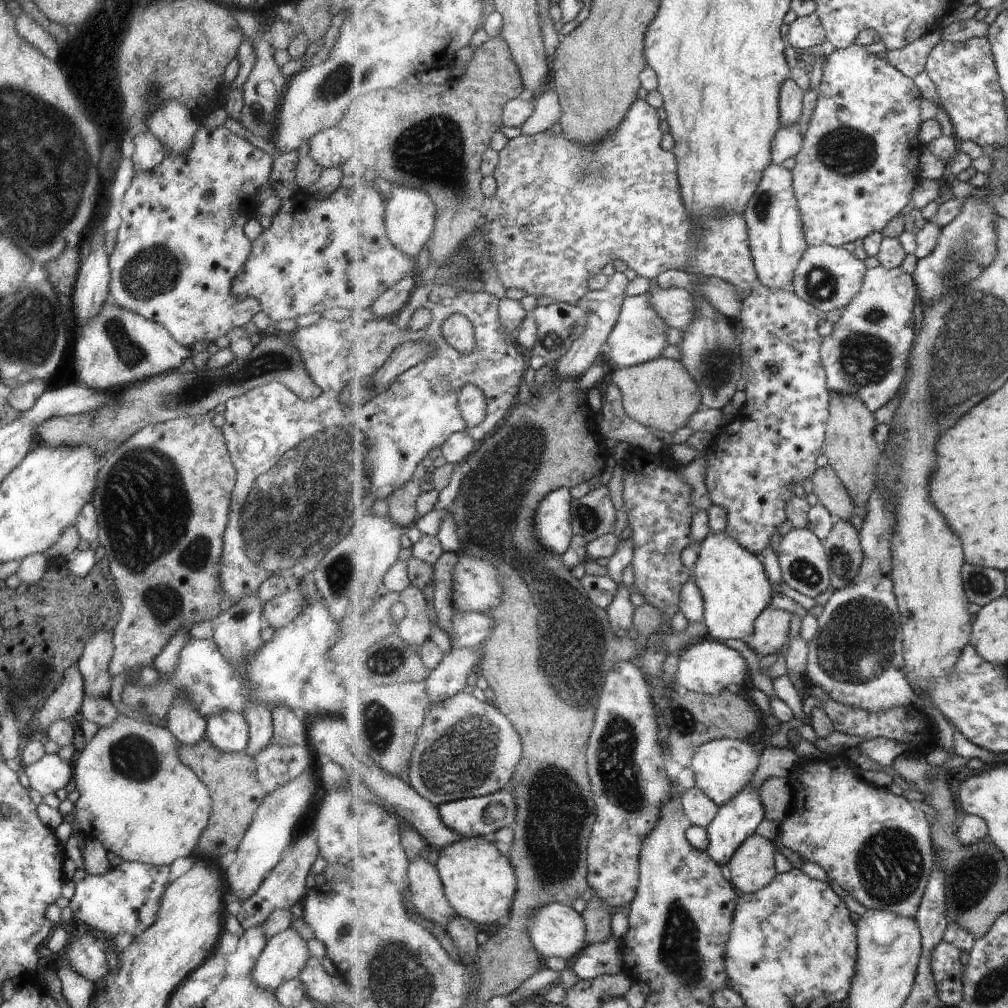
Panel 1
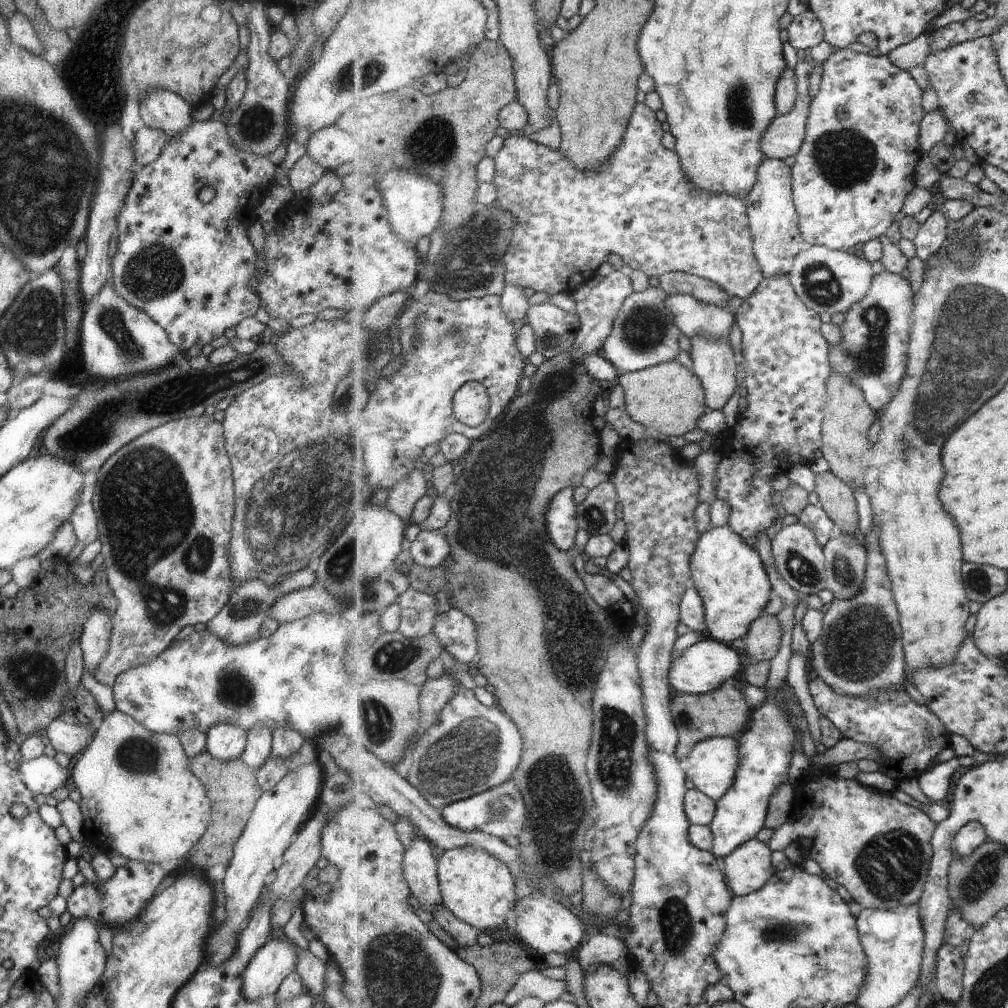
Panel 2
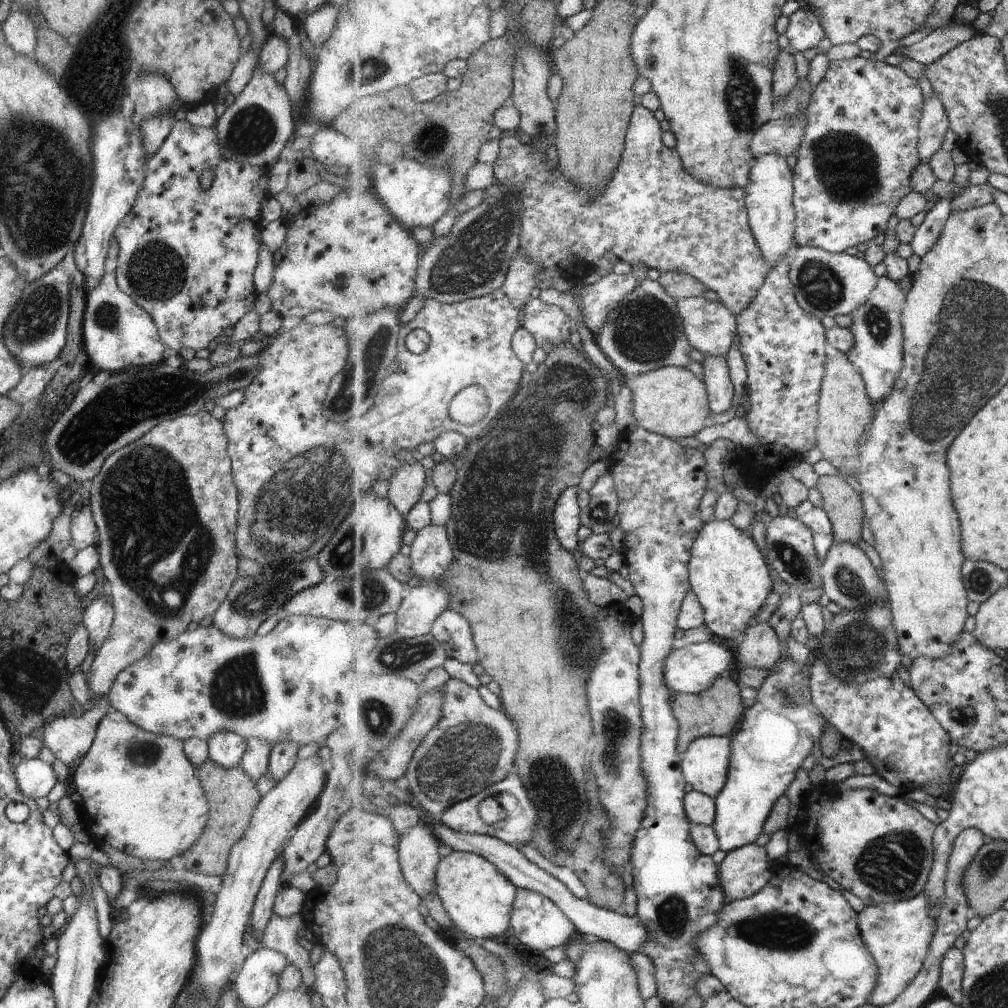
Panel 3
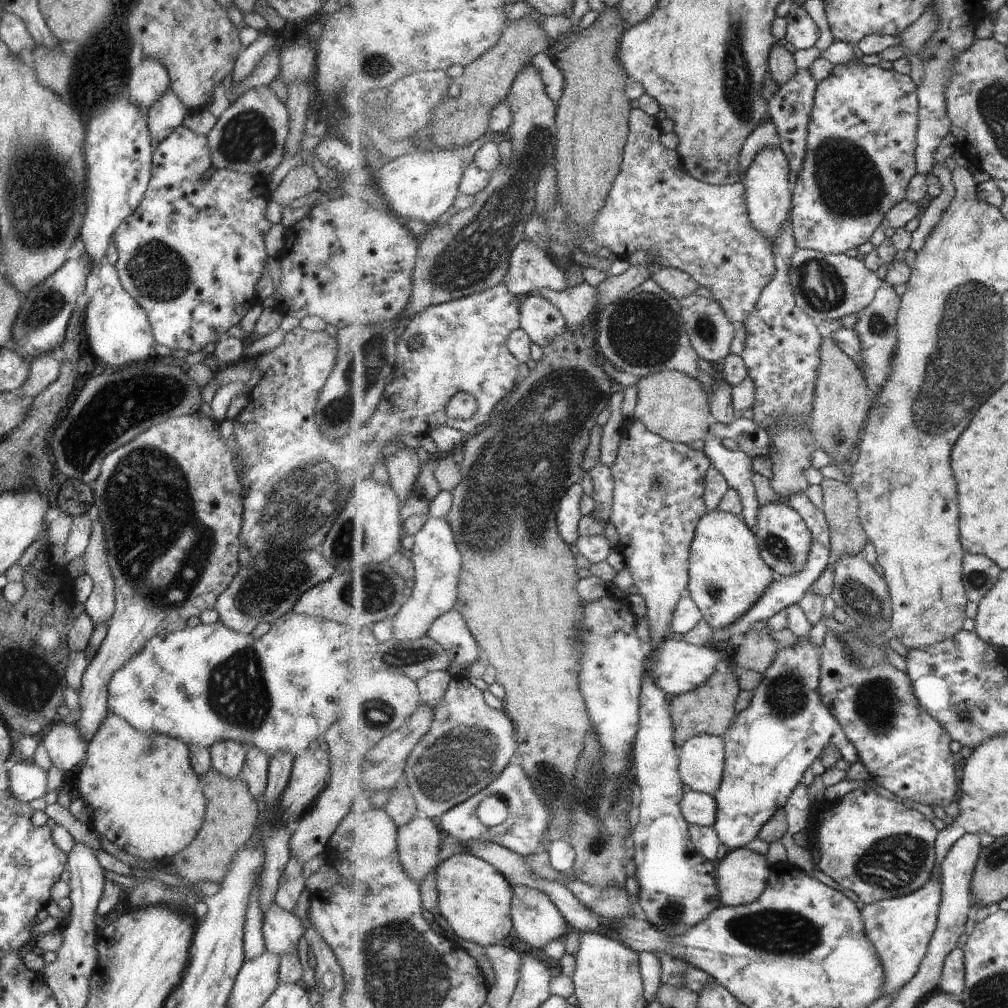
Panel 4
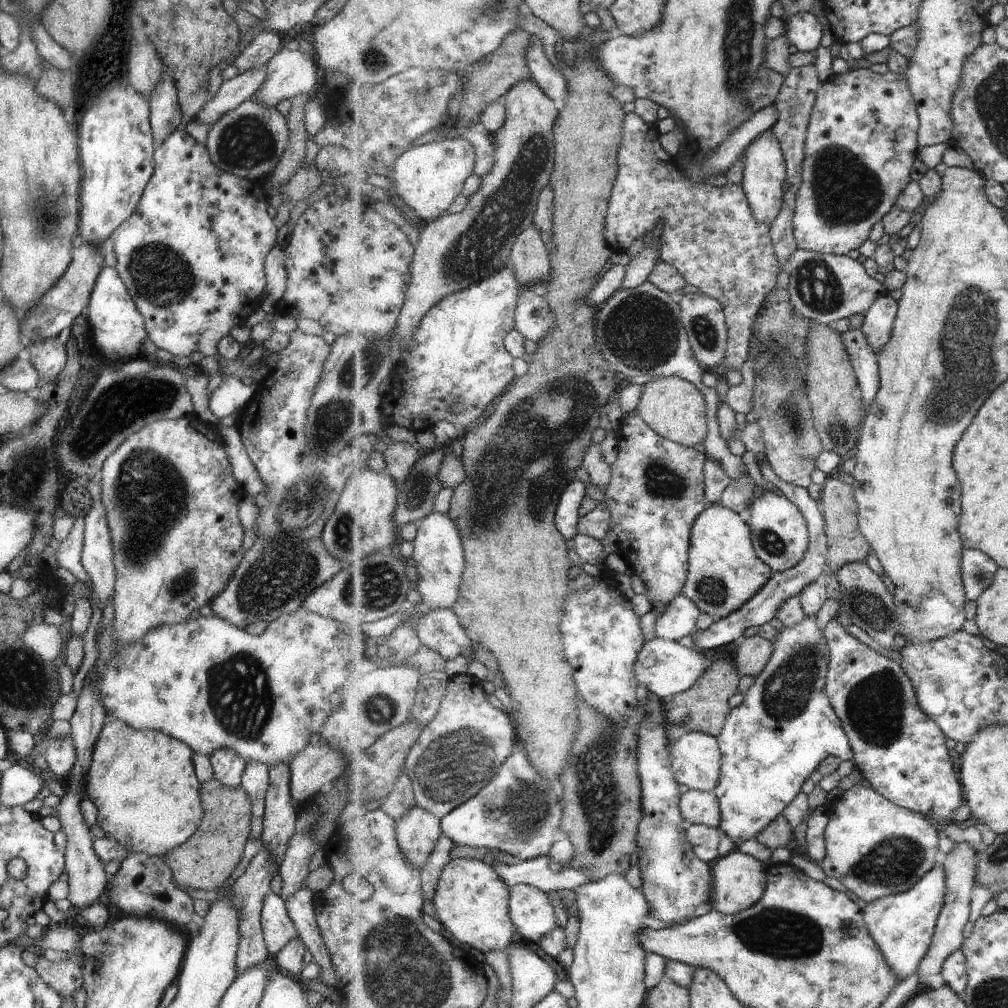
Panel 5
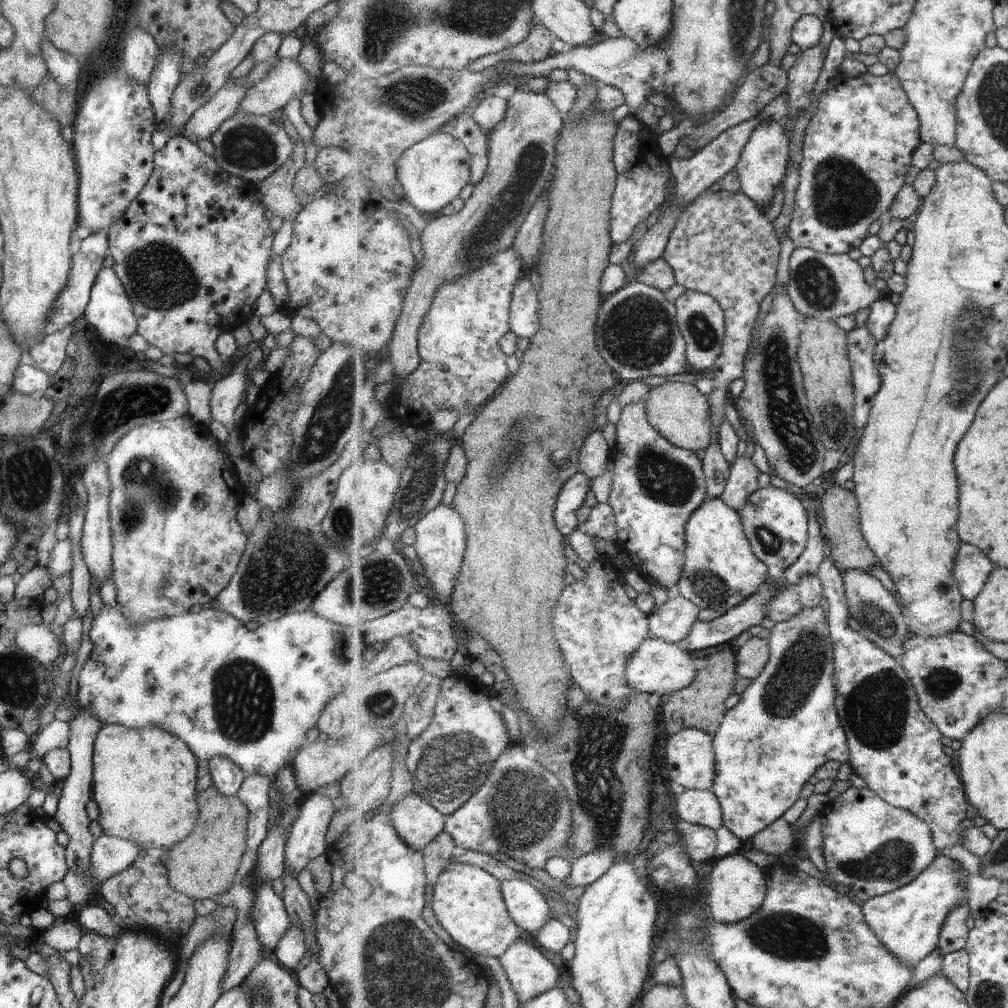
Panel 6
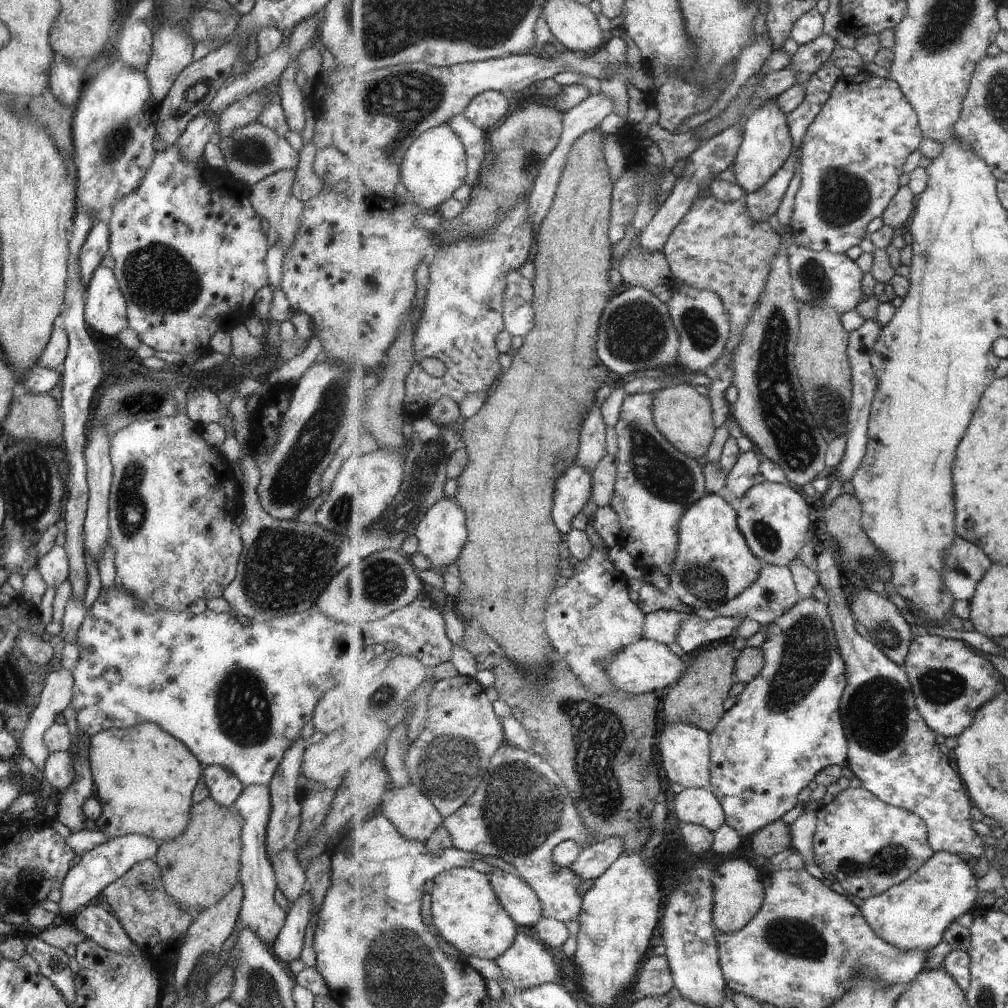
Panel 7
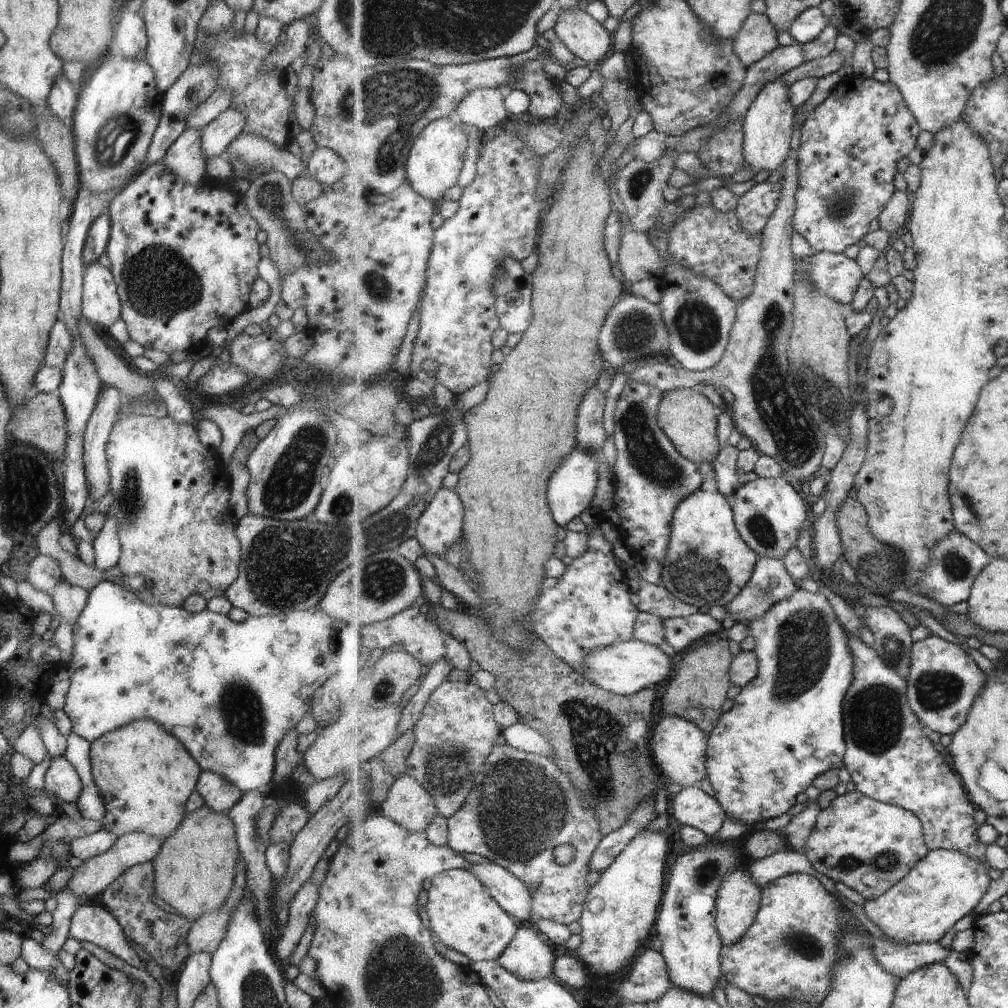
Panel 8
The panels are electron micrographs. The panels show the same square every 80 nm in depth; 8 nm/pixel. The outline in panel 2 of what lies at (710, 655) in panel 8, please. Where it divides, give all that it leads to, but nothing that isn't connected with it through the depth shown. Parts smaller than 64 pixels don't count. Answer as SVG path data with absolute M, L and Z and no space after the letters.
M731 681L723 683L721 688L704 695L676 692L671 704L671 716L678 728L679 742L676 748L678 759L685 763L695 746L704 740L715 737L739 738L749 722L749 706L741 690L737 690Z

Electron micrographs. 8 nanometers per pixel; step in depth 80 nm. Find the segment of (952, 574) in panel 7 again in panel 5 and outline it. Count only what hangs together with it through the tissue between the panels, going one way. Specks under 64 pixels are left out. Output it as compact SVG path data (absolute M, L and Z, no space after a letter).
M965 549L962 558L962 577L968 600L977 602L994 583L1000 566L979 549Z

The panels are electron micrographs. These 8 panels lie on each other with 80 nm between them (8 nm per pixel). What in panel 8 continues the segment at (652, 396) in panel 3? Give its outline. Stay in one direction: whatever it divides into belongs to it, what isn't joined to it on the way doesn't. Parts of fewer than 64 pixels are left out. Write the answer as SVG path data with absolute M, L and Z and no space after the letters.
M691 387L665 393L658 413L661 429L674 442L678 452L697 466L701 463L713 464L722 451L723 444L718 438L718 418L717 406L707 396L695 392Z

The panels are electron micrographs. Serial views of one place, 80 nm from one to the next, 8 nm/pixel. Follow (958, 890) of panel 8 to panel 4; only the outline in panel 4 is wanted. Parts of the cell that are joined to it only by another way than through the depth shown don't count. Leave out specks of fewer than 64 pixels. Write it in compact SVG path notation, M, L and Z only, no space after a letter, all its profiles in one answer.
M931 878L923 888L912 894L881 900L879 903L865 906L862 910L867 938L875 944L885 970L883 995L901 991L918 975L921 964L927 957L930 940L938 928L938 914L942 901L942 878Z

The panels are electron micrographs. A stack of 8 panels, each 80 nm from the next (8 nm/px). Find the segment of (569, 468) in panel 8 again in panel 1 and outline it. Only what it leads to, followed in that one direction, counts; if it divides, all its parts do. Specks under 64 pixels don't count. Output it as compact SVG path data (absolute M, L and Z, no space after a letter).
M563 487L538 504L534 516L534 535L550 553L562 556L570 547L575 536L571 523L572 507L576 503L570 488Z

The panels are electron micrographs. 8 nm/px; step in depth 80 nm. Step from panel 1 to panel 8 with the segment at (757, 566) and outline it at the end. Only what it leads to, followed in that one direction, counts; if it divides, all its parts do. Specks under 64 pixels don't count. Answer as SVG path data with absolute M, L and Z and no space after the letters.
M707 485L675 512L668 556L661 562L660 585L694 608L725 607L750 584L760 558L738 532L734 509Z

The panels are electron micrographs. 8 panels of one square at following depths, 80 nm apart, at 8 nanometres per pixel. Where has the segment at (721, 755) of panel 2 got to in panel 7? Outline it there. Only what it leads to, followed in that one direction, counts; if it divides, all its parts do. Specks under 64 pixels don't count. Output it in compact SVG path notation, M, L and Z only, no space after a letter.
M677 722L671 726L665 725L660 734L659 752L661 752L662 766L667 777L673 782L687 788L711 787L711 740L710 734L697 726Z

